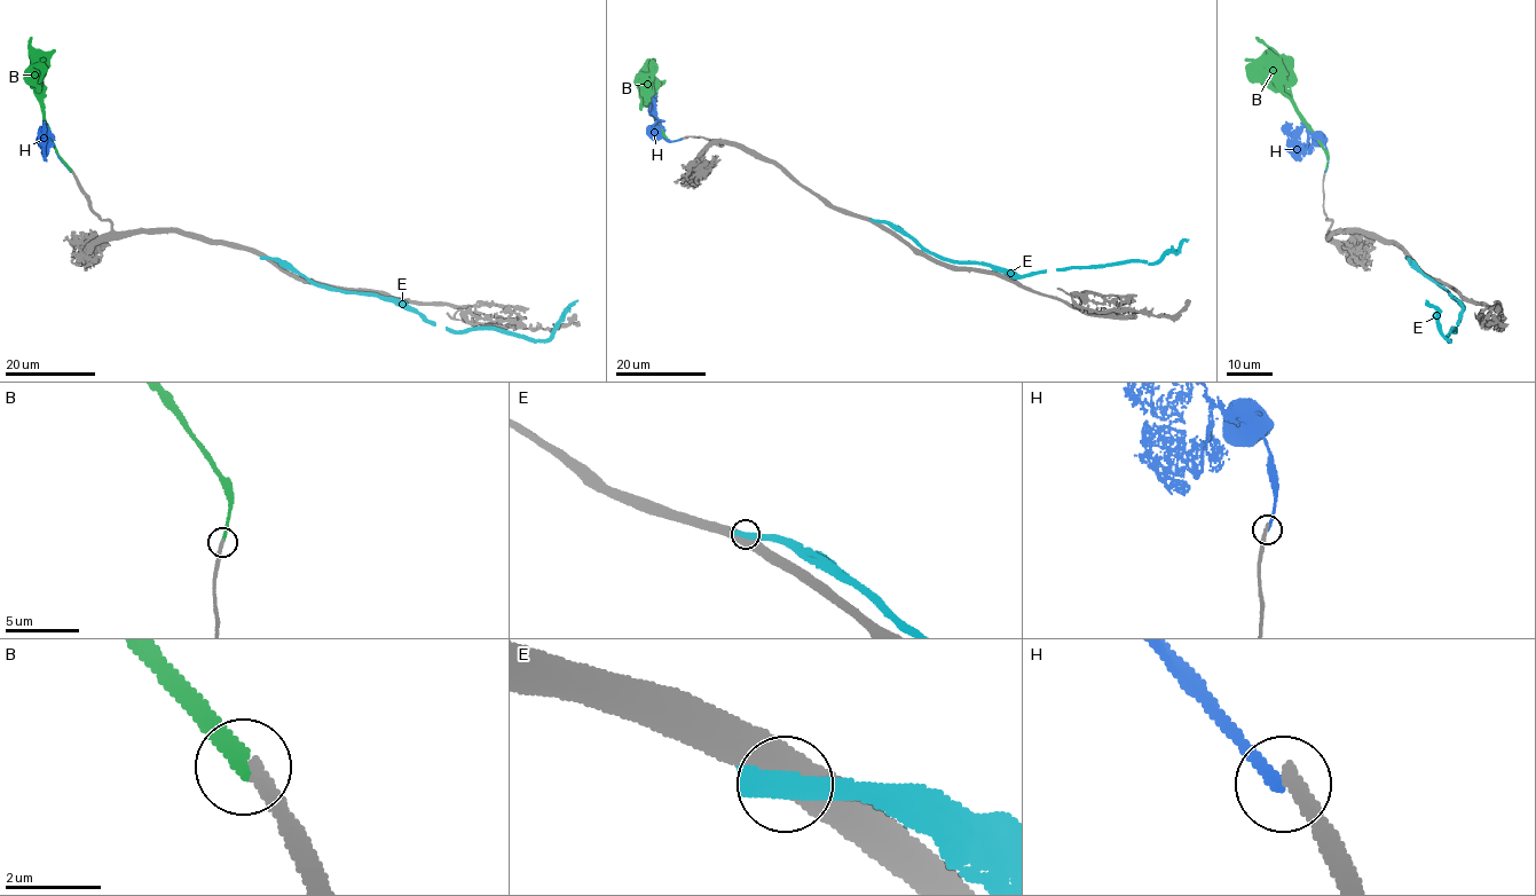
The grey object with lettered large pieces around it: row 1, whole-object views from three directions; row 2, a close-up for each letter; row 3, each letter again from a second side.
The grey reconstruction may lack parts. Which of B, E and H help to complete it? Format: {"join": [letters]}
{"join": ["B"]}

